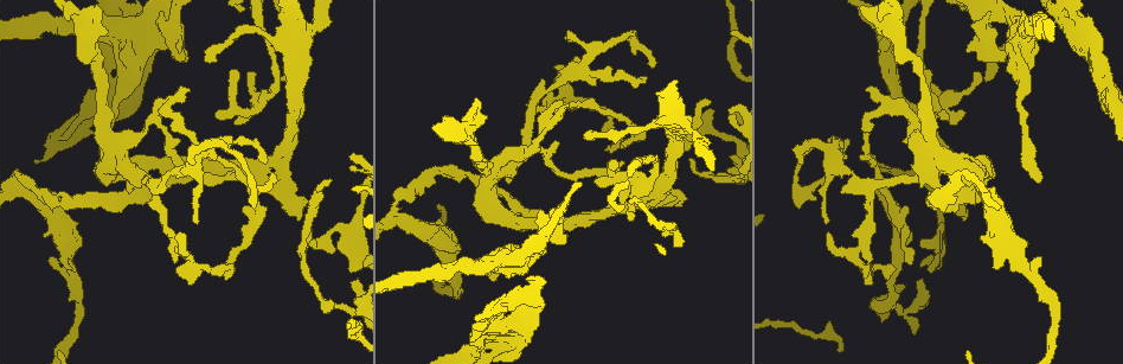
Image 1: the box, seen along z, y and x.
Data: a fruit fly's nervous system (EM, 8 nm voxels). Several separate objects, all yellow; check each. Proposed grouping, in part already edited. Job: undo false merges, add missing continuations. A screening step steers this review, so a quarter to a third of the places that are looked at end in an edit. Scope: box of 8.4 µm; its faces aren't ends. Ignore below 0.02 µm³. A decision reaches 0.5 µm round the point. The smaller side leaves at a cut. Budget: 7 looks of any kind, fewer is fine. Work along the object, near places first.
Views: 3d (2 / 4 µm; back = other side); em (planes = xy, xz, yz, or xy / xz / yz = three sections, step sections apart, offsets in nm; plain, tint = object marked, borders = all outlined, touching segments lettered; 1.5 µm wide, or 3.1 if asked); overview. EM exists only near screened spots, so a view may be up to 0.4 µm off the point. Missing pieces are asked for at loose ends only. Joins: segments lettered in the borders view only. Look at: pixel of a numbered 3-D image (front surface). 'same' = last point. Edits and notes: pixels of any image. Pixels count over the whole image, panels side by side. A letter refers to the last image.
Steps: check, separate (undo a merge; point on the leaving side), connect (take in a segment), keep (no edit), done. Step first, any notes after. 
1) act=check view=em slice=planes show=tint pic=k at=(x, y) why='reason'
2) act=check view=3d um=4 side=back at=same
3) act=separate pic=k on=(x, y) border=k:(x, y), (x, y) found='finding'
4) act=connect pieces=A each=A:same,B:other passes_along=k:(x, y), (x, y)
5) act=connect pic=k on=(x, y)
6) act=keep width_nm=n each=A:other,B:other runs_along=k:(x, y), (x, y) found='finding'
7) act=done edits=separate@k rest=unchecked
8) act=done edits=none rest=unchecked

act=check view=em slice=planes show=borders pic=1 at=(198, 221) why='branch stops here'

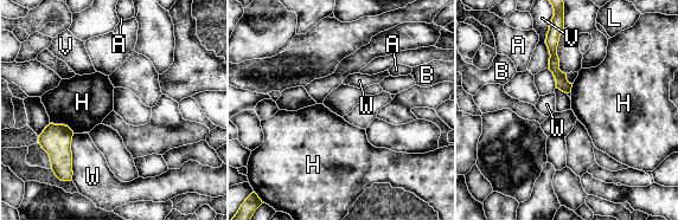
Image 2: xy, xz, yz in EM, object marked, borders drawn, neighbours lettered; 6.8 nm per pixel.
act=keep width_nm=90 each=A:other,B:other,H:other,L:other,V:other,W:other runs_along=2:(558, 13), (554, 68), (567, 89) found='no lettered segment goes on from it'

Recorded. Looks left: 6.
act=check view=em slice=planes show=borders pic=1 at=(250, 74) why='an open end'

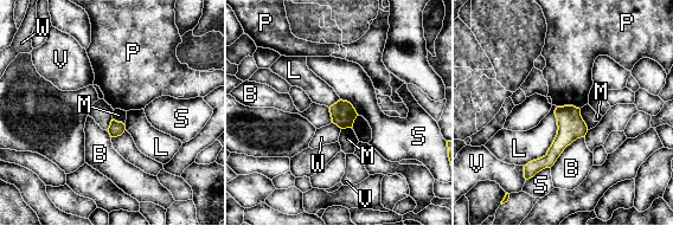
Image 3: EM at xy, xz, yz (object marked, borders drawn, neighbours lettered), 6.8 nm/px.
act=keep width_nm=90 each=B:other,L:other,M:other,P:other,S:other,V:other,W:other runs_along=3:(576, 110), (557, 148), (530, 173) found='no lettered segment goes on from it'

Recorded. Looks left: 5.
act=check view=3d um=4 pic=1 at=(966, 219) why='an open end'

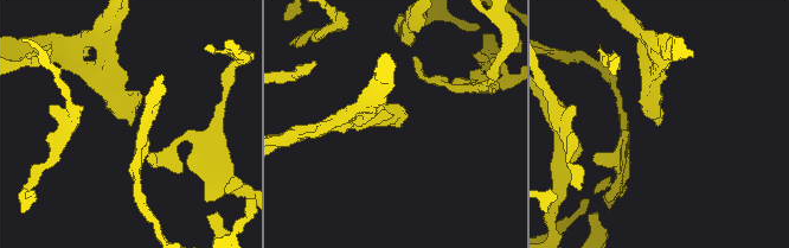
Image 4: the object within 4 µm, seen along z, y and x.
act=check view=em slice=planes show=borders pic=4 at=(396, 123)

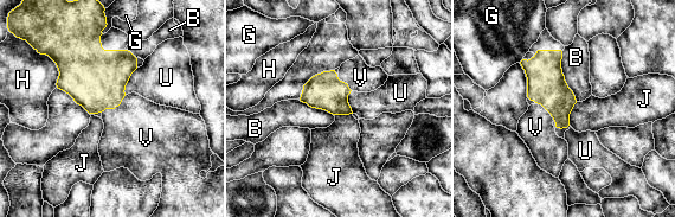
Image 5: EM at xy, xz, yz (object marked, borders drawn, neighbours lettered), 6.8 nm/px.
act=connect pieces=V width_nm=160 each=B:other,G:other,H:other,J:other,U:other,V:same passes_along=5:(96, 78), (114, 108), (139, 134) found='it goes on there'

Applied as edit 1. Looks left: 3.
act=done edits=connect@5 rest=unchecked

